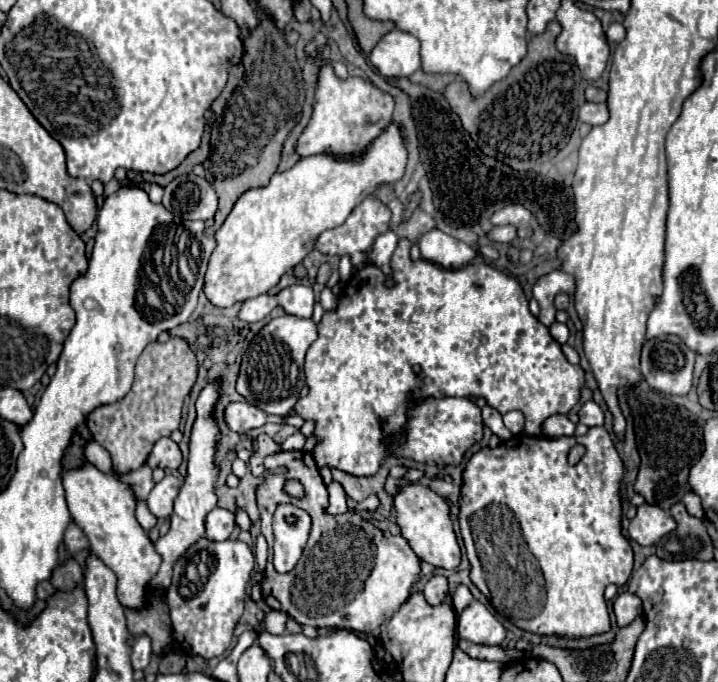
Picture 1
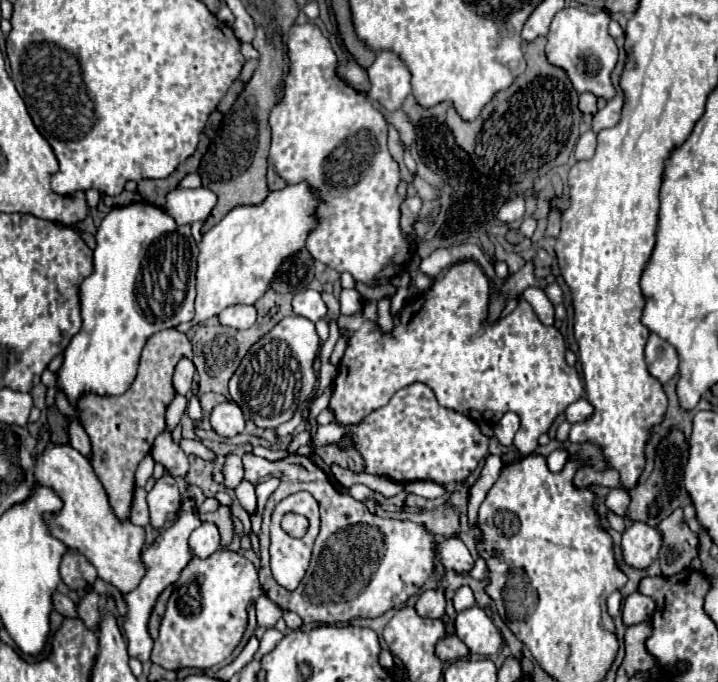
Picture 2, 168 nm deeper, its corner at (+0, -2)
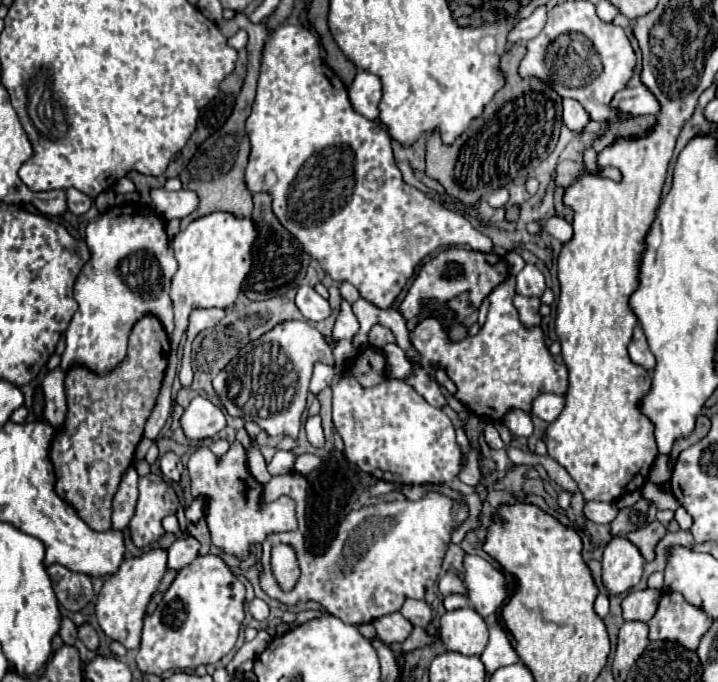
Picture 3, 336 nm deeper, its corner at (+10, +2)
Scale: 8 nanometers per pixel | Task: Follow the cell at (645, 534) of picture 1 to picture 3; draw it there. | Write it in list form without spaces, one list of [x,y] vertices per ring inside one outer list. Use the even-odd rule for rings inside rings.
[[[612,537],[604,547],[602,581],[610,593],[626,593],[642,577],[644,557],[628,537]]]

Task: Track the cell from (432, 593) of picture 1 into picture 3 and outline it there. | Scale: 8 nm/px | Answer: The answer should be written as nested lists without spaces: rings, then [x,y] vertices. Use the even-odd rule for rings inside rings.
[[[408,599],[402,605],[400,613],[408,621],[412,621],[416,627],[426,627],[430,623],[430,619],[432,619],[432,609],[430,609],[430,605],[424,599]]]

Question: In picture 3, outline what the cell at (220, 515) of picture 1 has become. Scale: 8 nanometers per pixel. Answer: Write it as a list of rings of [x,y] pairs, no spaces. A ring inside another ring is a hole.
[[[186,535],[176,539],[168,549],[168,567],[170,569],[182,569],[190,565],[200,551],[200,541],[194,535]]]

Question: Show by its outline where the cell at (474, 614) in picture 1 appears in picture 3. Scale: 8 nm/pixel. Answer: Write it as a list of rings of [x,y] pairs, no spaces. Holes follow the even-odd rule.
[[[462,607],[442,615],[440,637],[448,651],[482,655],[488,645],[488,625],[472,607]]]

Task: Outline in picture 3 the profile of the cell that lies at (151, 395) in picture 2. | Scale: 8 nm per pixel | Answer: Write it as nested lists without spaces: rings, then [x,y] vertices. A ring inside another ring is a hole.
[[[142,317],[130,333],[126,359],[110,375],[98,377],[84,367],[72,367],[66,373],[68,417],[52,441],[50,459],[58,473],[58,495],[70,501],[76,513],[96,531],[112,529],[112,499],[122,475],[132,465],[134,449],[156,405],[168,353],[170,343],[160,321]]]

